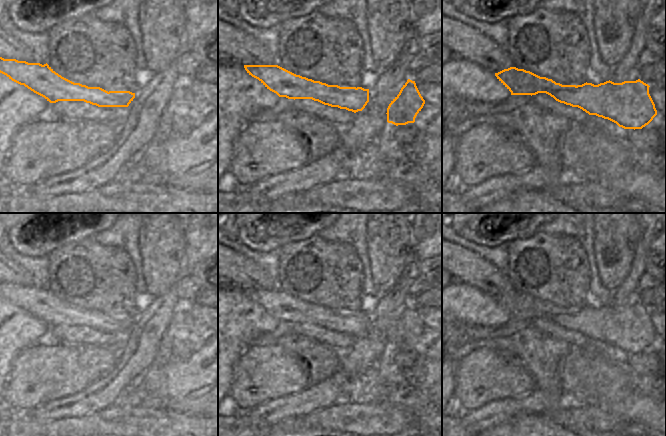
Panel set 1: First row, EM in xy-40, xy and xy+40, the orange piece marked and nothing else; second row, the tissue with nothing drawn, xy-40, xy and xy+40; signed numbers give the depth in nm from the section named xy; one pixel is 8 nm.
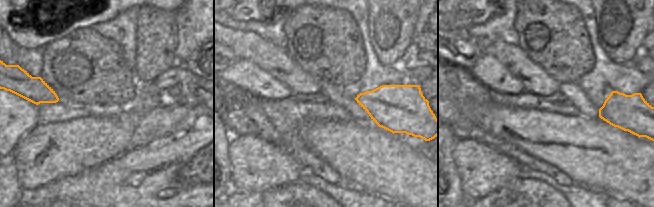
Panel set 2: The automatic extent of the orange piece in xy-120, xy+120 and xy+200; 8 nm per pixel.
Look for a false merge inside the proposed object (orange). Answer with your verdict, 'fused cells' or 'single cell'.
single cell

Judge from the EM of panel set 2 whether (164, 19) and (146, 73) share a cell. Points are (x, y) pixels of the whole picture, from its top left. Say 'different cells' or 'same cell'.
same cell

